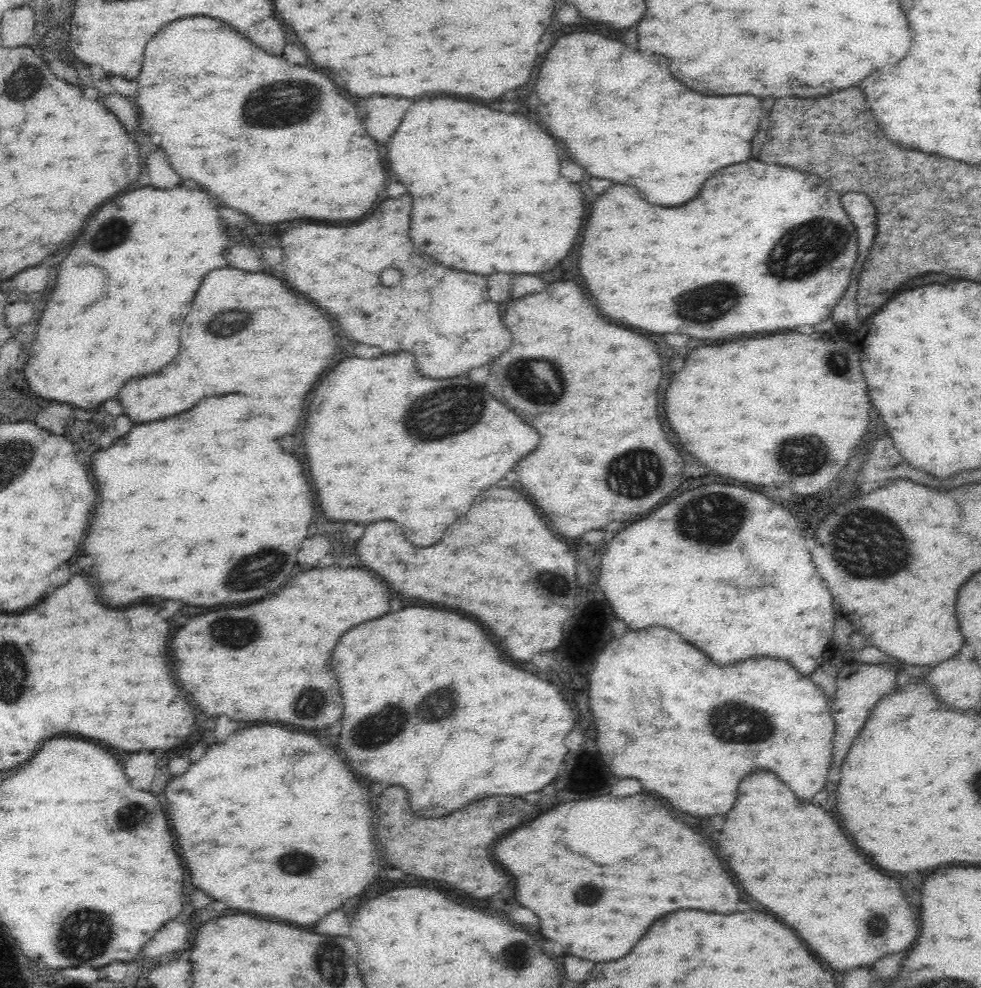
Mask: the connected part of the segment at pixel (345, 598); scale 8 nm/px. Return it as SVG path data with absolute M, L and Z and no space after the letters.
M330 566L330 568L314 568L314 570L306 570L306 572L300 572L296 578L296 582L290 584L290 586L284 586L280 588L276 594L272 596L266 596L264 600L256 602L256 604L250 604L250 606L244 606L244 608L220 608L220 610L212 610L212 612L206 612L206 614L200 614L200 616L194 616L190 622L186 622L174 636L172 636L172 642L170 642L170 652L172 652L172 660L174 660L174 650L176 650L176 662L174 662L174 670L176 670L176 676L182 684L182 688L186 692L190 692L192 700L210 716L220 716L220 714L226 714L230 720L262 720L262 722L286 722L286 724L294 724L294 726L302 726L302 728L322 728L322 726L330 726L334 724L336 720L340 720L340 714L342 714L342 696L340 696L340 688L338 688L338 682L336 682L336 676L330 668L330 654L332 654L332 648L336 646L340 634L344 634L346 630L350 630L352 626L356 624L362 624L366 620L372 620L372 618L380 618L384 614L390 612L390 592L388 592L388 586L384 586L382 580L378 580L372 572L366 572L366 570L360 570L360 568L338 568L338 566Z

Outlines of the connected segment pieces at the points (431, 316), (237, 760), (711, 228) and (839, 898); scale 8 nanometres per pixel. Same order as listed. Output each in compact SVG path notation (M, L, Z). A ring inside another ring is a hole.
M404 194L400 198L388 198L380 202L376 210L368 214L370 218L364 218L354 226L302 224L298 228L286 230L280 240L284 248L282 266L286 282L332 314L340 328L356 342L380 346L384 352L412 352L416 356L420 374L428 378L462 376L464 372L482 366L488 360L496 360L496 356L504 352L508 344L512 344L510 332L504 326L504 320L500 320L498 304L488 296L484 276L444 268L434 258L416 250L408 238L410 208L412 198ZM390 266L400 270L402 280L388 288L380 284L380 272Z
M252 726L242 728L222 744L212 744L206 754L194 762L188 772L182 776L176 776L166 786L166 800L168 800L168 818L172 820L172 830L178 838L178 846L182 850L186 868L192 870L192 882L202 888L208 896L212 896L218 902L230 902L228 908L258 914L264 918L276 918L286 920L298 926L314 924L322 916L326 916L330 910L338 908L346 898L358 896L376 876L380 864L380 856L376 854L376 840L372 840L372 808L368 806L368 796L364 796L360 784L356 782L354 774L348 770L348 766L342 762L342 758L332 750L318 742L312 734L302 734L294 730L286 730L280 726Z
M748 160L736 166L722 168L720 172L712 174L708 182L704 182L704 188L700 190L700 196L692 200L690 204L684 204L682 208L662 208L646 202L636 188L614 184L602 194L598 200L594 200L584 232L582 232L582 246L580 246L580 274L588 286L588 292L594 296L596 306L600 312L604 312L608 318L618 320L624 326L640 328L652 334L688 334L692 338L702 340L722 340L722 338L740 338L742 334L774 334L778 330L794 330L802 324L814 326L831 318L834 307L840 302L843 294L848 290L853 279L857 280L857 272L861 263L858 259L858 232L848 214L842 208L840 194L830 190L816 174L812 172L800 172L788 166L778 164L764 164L760 160Z
M754 772L752 776L746 776L738 788L738 798L736 798L736 806L728 812L726 816L726 824L720 832L722 840L718 840L718 854L722 854L722 858L728 862L730 870L734 872L734 876L738 878L738 882L746 888L746 892L764 908L768 908L772 914L776 914L784 924L792 926L800 938L804 938L808 942L808 946L824 960L828 962L834 970L838 972L848 972L852 968L860 968L860 966L874 966L878 962L878 958L884 958L886 954L894 954L894 952L902 952L908 950L916 936L918 936L918 924L916 918L904 898L904 892L900 888L900 884L896 880L890 880L888 876L880 874L874 866L870 866L858 852L856 848L848 842L848 838L842 834L838 822L826 812L822 810L822 806L816 806L812 802L800 802L794 798L794 794L776 778L776 774L772 772Z

